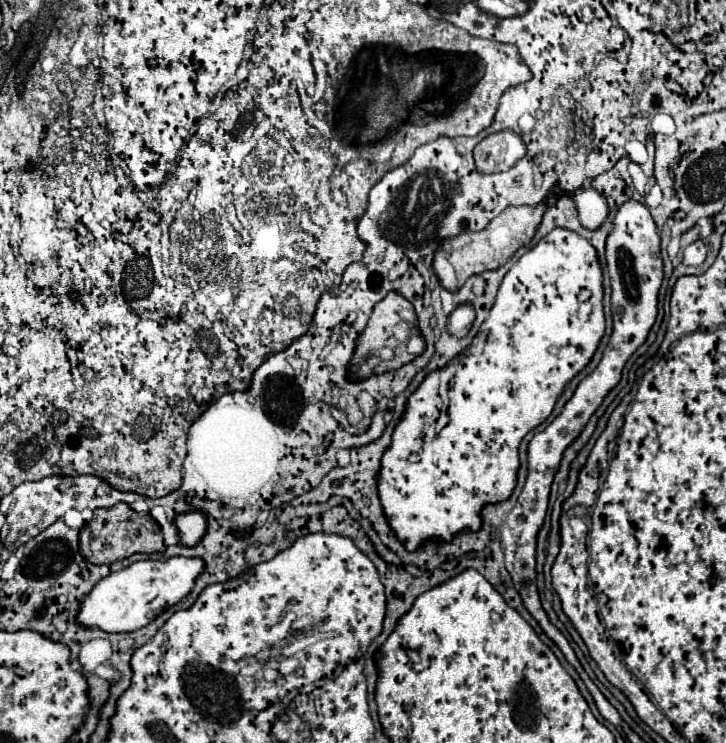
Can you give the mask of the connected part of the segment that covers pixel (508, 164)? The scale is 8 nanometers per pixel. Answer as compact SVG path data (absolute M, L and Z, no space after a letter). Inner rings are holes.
M505 129L487 135L475 149L475 165L479 173L499 173L507 171L527 153L521 135Z

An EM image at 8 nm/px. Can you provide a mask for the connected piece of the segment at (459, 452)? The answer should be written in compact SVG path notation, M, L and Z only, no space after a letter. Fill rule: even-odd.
M555 227L531 251L521 255L519 261L503 277L499 293L497 293L497 299L495 299L495 305L493 305L489 317L485 319L485 323L481 325L479 333L475 335L469 351L463 353L463 357L459 357L457 373L449 381L449 393L447 393L449 395L449 403L443 405L443 399L439 395L439 373L437 371L429 373L423 379L423 383L407 399L405 411L403 411L399 423L395 425L395 431L393 431L393 437L391 437L391 445L385 449L385 453L381 457L381 469L379 469L379 475L377 475L377 491L379 491L379 499L381 499L381 505L383 505L383 513L387 517L387 523L395 531L397 539L405 545L407 551L415 551L415 549L423 547L425 541L449 543L457 533L461 533L465 529L479 531L483 527L483 519L481 519L483 507L507 501L511 497L511 493L513 493L513 489L517 485L519 443L521 443L521 439L531 429L541 425L551 415L551 411L553 411L557 399L561 397L561 393L565 391L567 383L591 361L591 357L597 351L599 341L601 341L601 337L605 333L605 327L605 317L603 317L603 271L601 271L601 263L597 259L597 251L579 233L563 229L563 227Z

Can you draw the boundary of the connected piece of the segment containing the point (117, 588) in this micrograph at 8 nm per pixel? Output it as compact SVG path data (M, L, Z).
M171 557L171 559L163 559L163 561L137 561L117 573L107 575L105 579L101 579L91 593L87 593L81 599L81 609L77 613L77 623L83 627L97 627L105 633L129 633L129 631L137 631L141 627L145 627L147 623L151 623L159 613L163 613L167 607L179 603L195 585L195 579L199 577L199 573L203 571L203 561L201 559L189 559L189 557Z

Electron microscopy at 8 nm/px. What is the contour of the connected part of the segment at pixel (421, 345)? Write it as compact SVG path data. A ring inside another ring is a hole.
M413 334L407 343L407 351L412 355L418 356L425 350L425 341L421 334Z

